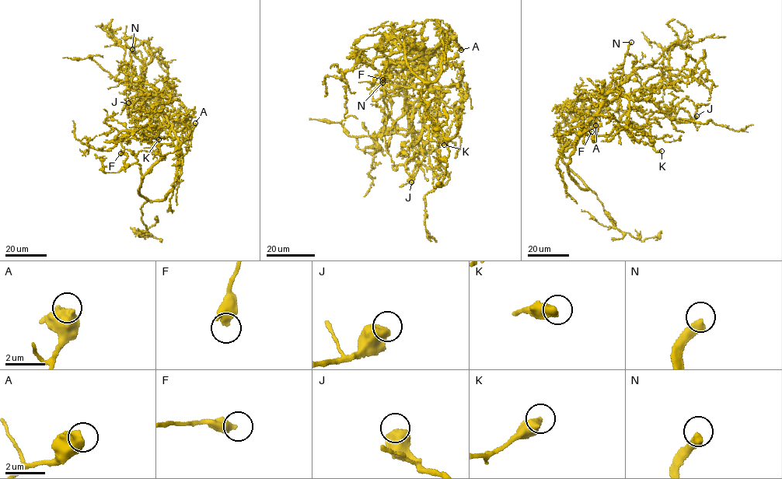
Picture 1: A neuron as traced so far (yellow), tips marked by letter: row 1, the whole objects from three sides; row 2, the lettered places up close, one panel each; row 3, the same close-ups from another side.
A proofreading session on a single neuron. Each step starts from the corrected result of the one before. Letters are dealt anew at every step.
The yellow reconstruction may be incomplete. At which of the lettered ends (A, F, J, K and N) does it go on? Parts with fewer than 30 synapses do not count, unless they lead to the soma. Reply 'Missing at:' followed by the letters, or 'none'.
Missing at: N

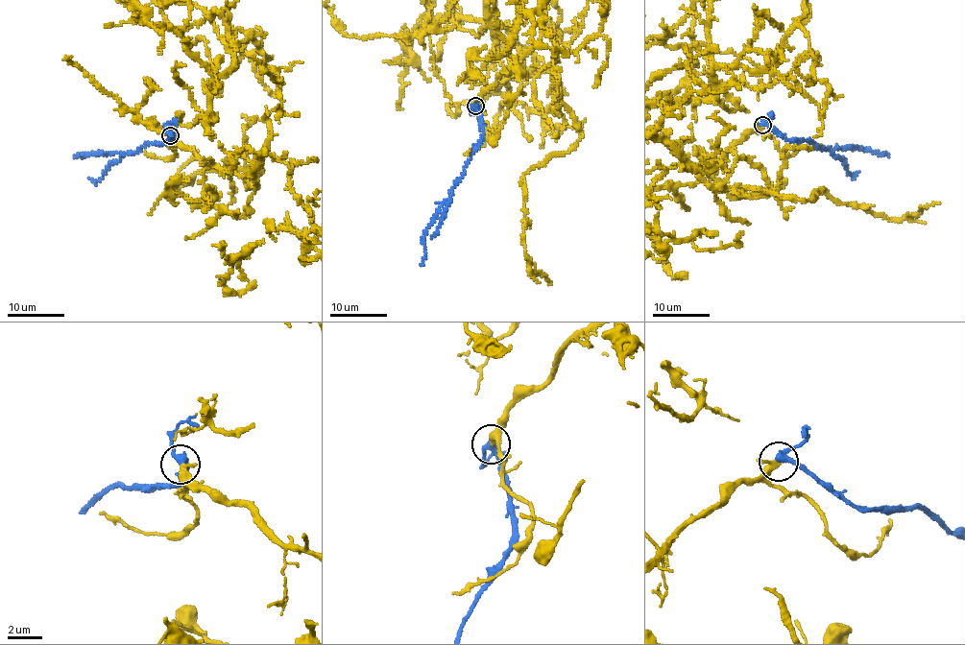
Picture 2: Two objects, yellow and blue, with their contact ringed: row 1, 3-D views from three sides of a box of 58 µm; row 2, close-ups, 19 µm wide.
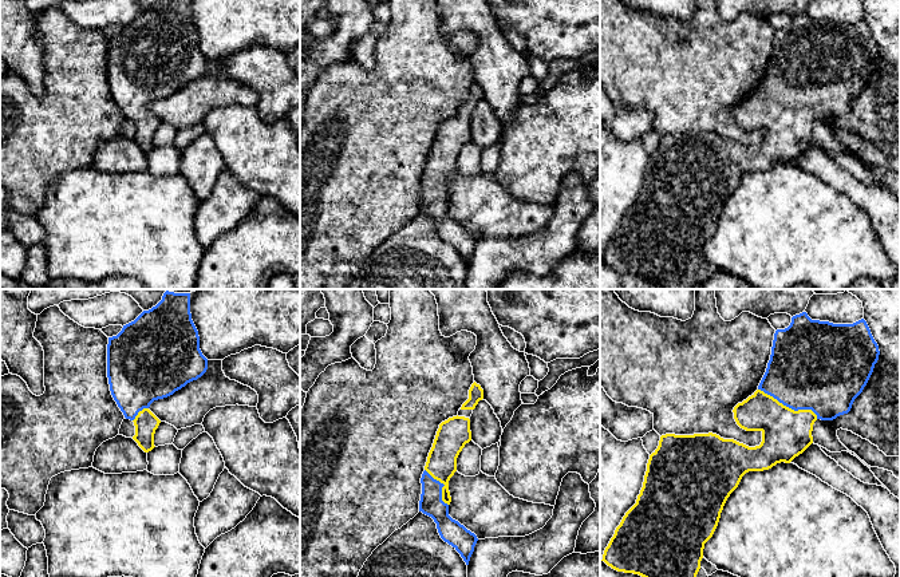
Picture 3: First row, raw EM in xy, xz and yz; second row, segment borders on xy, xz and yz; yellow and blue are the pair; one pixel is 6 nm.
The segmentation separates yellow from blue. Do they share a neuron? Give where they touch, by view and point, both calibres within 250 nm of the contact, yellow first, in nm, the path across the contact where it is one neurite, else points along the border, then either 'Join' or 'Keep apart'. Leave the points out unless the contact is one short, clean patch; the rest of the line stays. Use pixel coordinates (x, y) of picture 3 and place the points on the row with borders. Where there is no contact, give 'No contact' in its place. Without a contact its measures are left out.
Touches yellow at yz (788, 407). Thickness 280 nm (yellow) against 460 nm. Path across: yz (786, 433), (788, 407), (797, 380), (806, 371). Join

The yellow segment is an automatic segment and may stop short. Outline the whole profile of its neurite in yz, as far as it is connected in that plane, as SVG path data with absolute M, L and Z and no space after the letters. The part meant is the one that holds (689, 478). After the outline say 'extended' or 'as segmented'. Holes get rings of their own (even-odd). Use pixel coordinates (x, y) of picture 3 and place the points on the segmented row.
M806 312L793 316L788 328L777 329L774 333L770 360L758 390L733 410L741 428L762 432L761 444L749 447L712 432L662 435L658 448L650 455L636 503L616 527L601 561L617 572L642 577L696 577L704 544L712 537L723 506L742 477L749 471L769 470L781 462L790 463L813 443L812 431L817 419L833 420L848 414L867 386L879 355L879 345L864 319L853 324L833 324L812 320Z; extended

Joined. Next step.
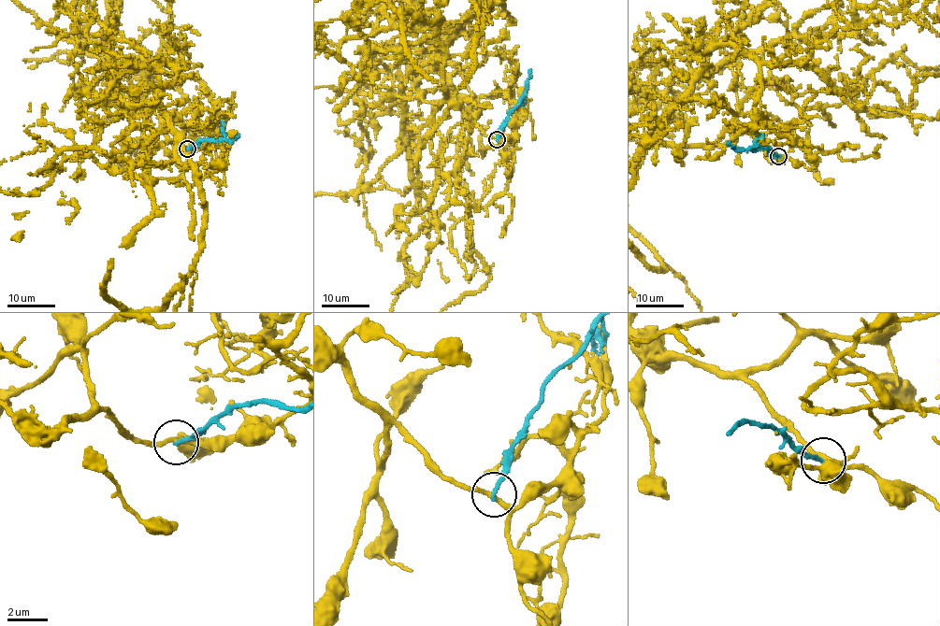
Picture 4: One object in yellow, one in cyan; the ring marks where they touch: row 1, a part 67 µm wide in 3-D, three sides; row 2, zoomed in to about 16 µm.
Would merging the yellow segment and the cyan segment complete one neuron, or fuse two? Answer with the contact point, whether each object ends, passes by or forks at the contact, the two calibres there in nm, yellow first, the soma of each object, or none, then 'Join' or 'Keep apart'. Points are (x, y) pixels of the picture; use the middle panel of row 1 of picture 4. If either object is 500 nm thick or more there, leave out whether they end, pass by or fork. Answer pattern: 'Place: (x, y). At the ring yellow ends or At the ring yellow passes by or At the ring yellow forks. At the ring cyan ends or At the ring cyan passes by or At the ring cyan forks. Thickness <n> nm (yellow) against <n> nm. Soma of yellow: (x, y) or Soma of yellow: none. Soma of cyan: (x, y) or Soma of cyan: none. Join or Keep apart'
Place: (497, 139). At the ring yellow passes by. At the ring cyan ends. Thickness 240 nm (yellow) against 220 nm. Soma of yellow: none. Soma of cyan: none. Keep apart

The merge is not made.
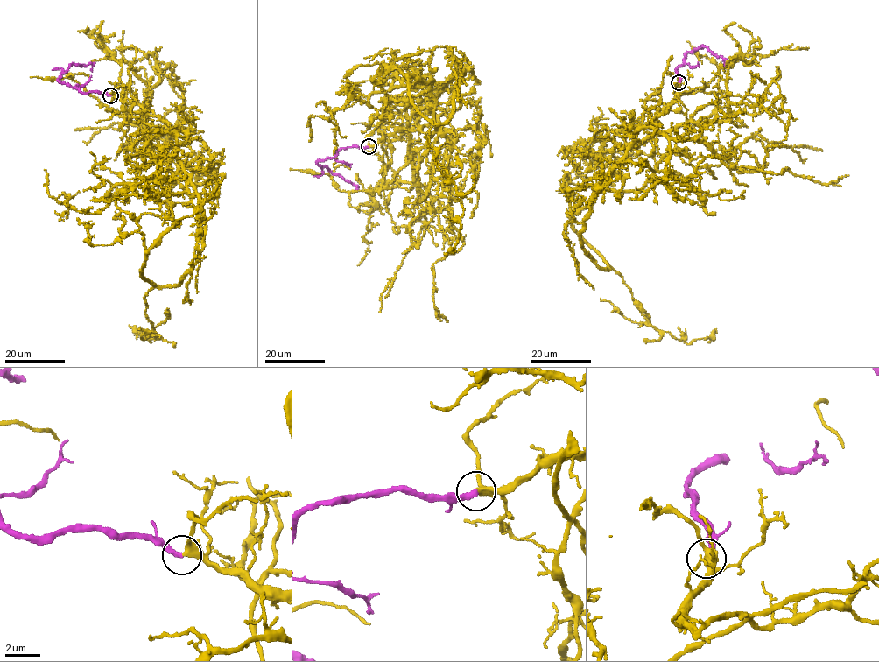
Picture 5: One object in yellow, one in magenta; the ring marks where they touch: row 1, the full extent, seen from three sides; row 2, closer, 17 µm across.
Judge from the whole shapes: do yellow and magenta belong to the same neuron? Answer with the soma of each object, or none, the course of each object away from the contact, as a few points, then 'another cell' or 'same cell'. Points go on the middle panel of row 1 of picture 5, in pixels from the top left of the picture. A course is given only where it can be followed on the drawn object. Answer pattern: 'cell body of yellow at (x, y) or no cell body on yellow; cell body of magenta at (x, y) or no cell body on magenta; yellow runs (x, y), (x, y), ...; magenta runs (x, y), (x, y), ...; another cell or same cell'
no cell body on yellow; no cell body on magenta; yellow runs (368, 145), (407, 132), (453, 73), (464, 73), (454, 108), (429, 133), (462, 207), (458, 242), (443, 253); magenta runs (368, 146), (341, 148), (334, 158), (317, 162), (357, 186), (357, 189); same cell

